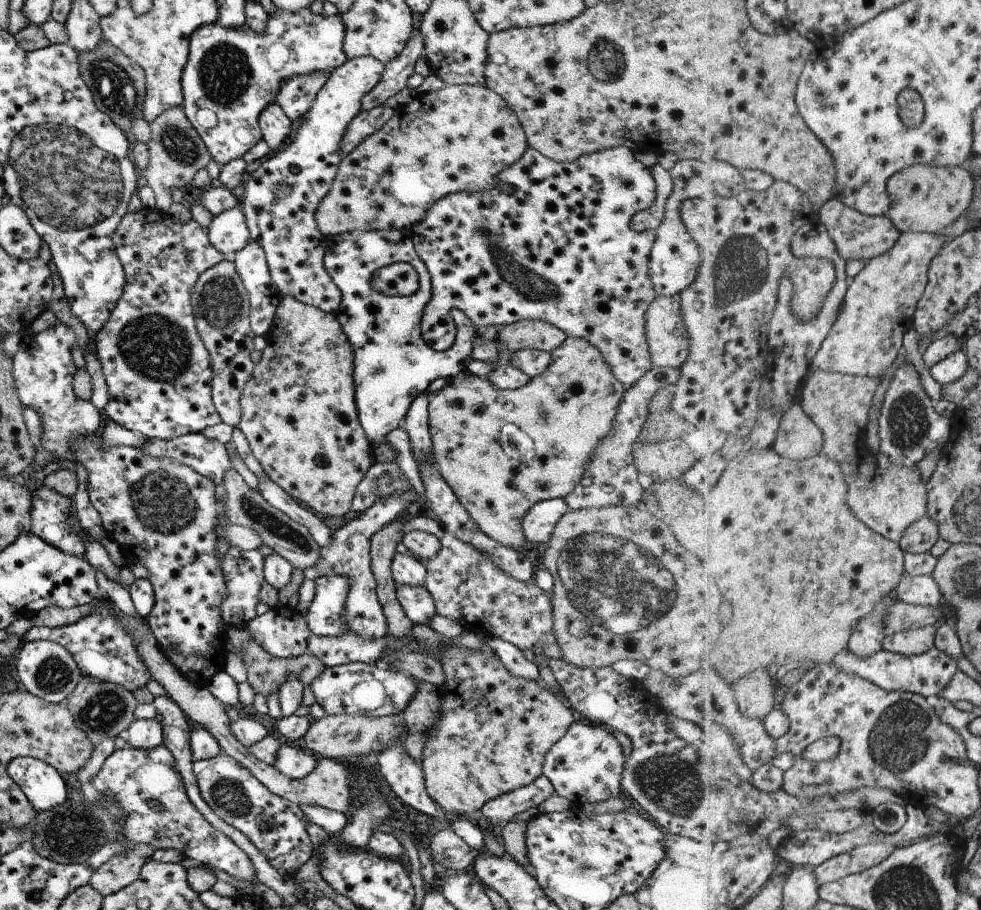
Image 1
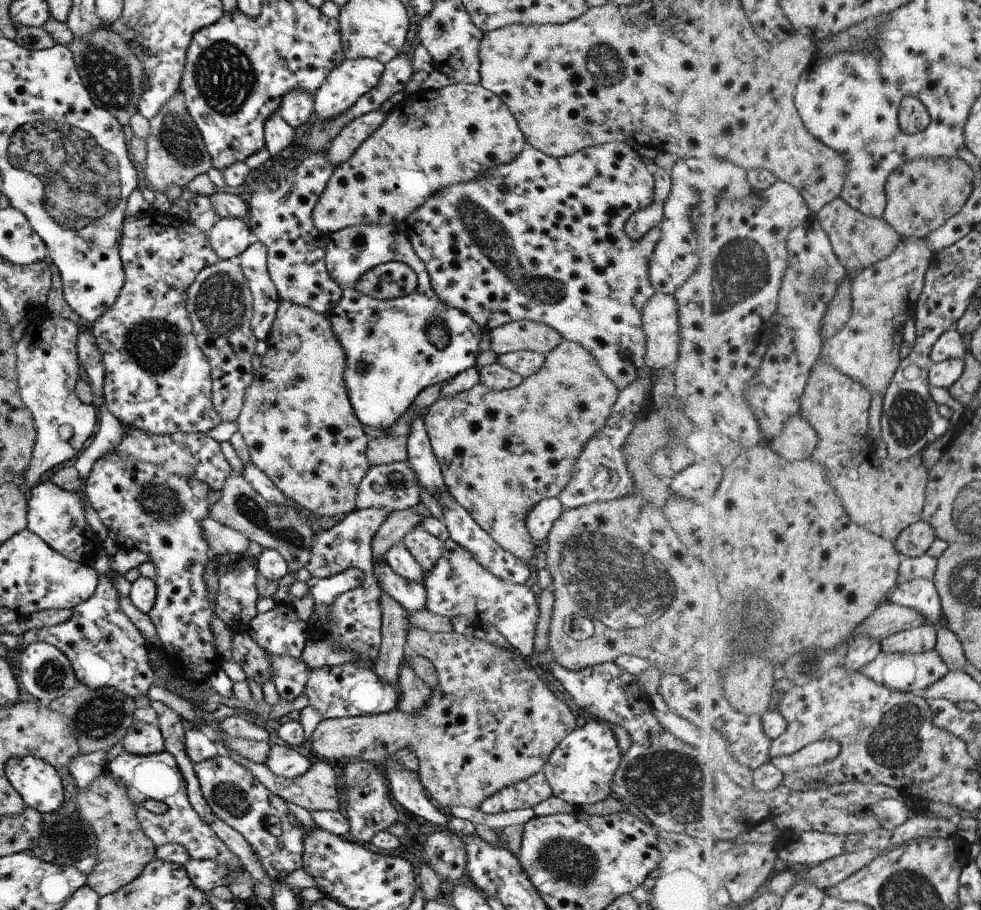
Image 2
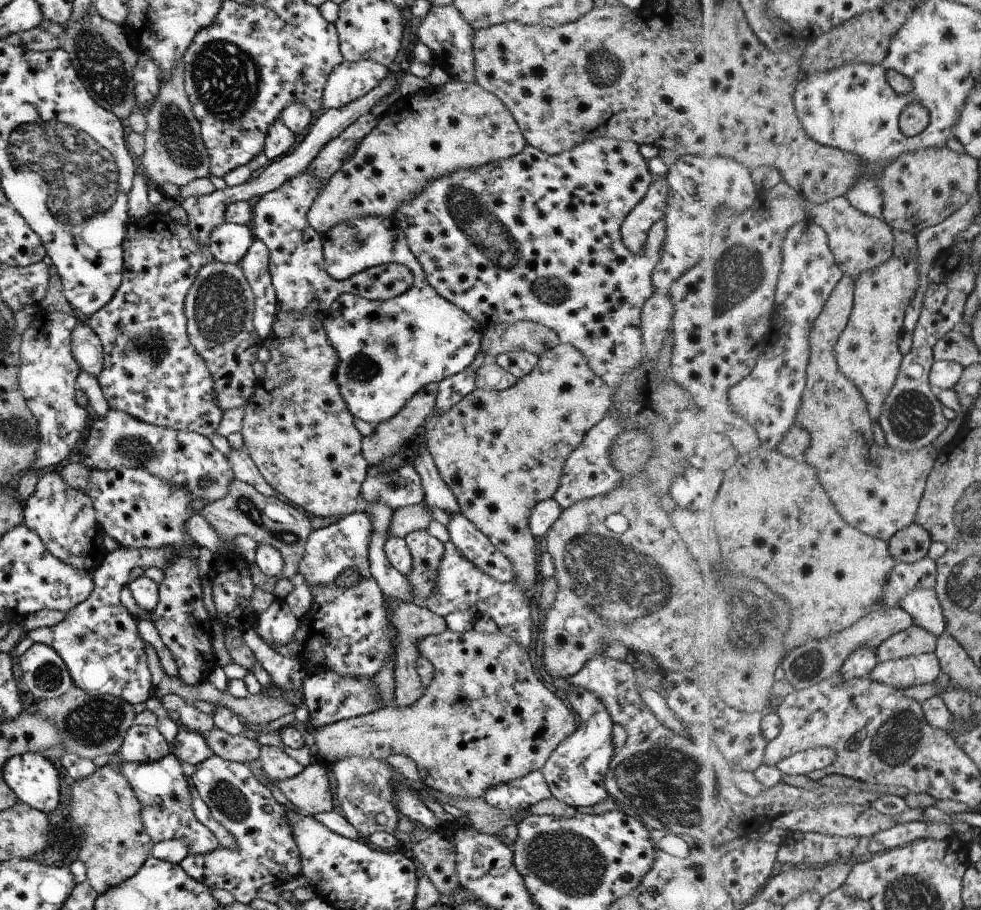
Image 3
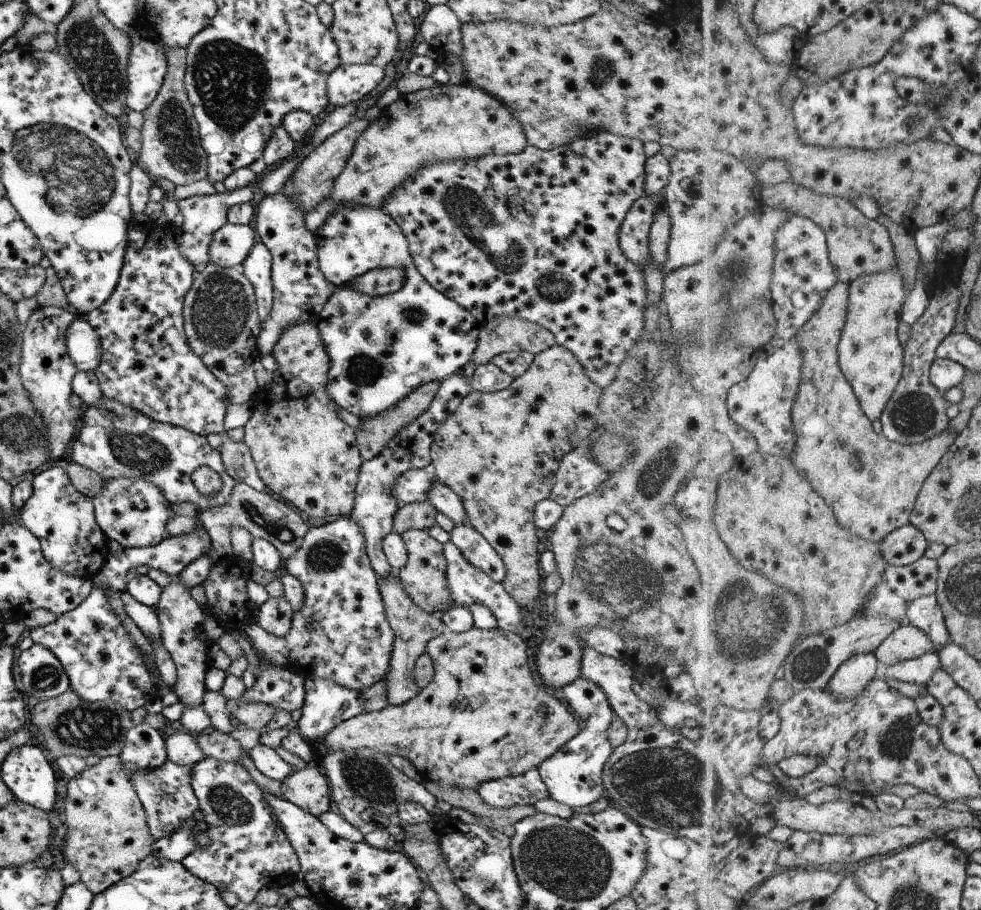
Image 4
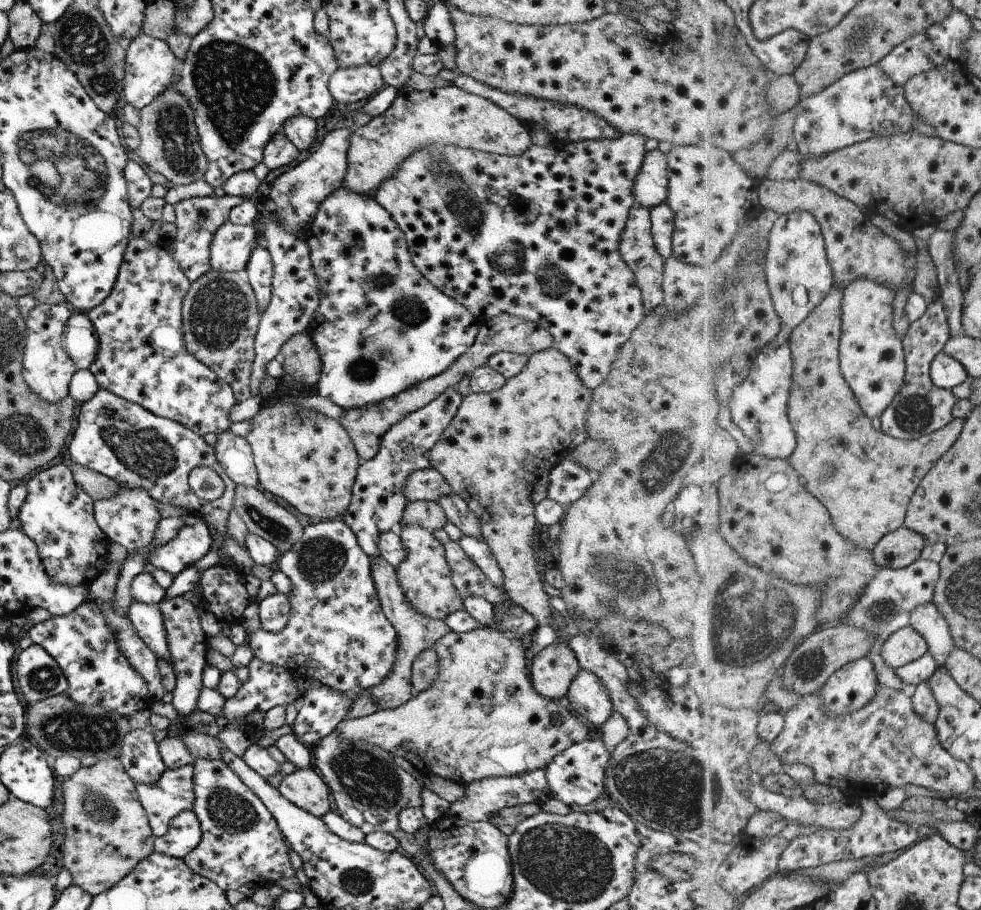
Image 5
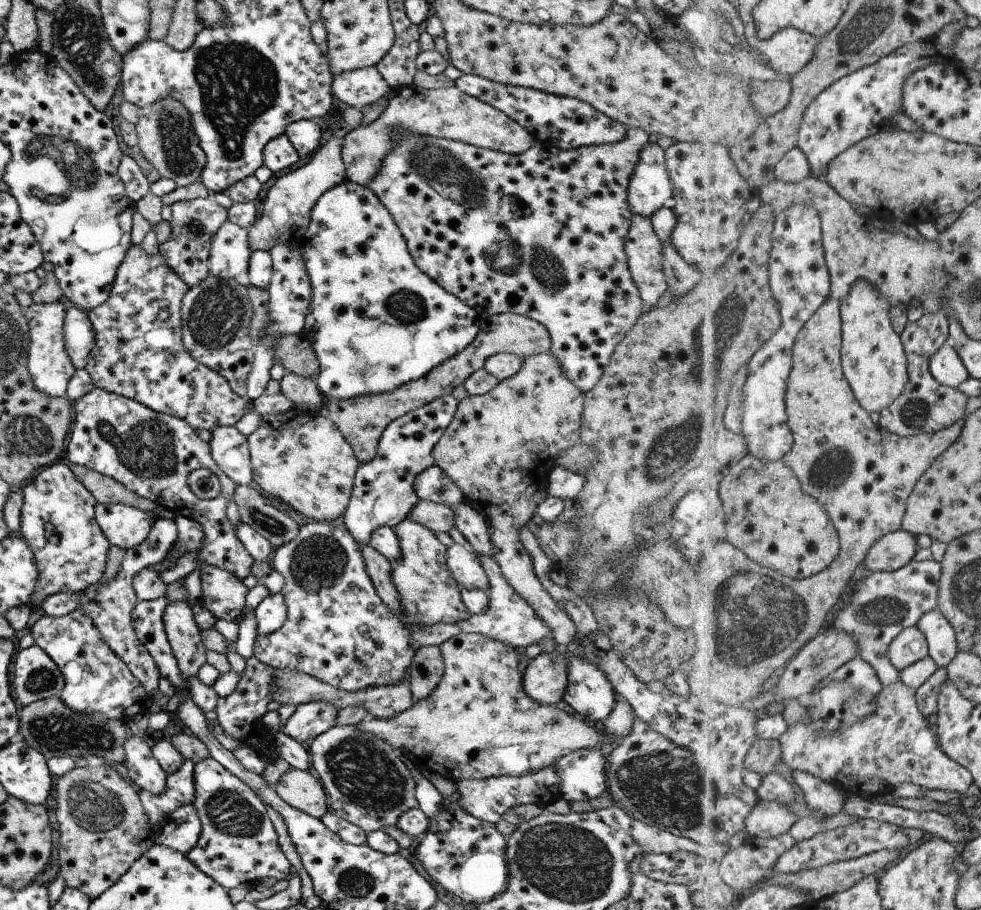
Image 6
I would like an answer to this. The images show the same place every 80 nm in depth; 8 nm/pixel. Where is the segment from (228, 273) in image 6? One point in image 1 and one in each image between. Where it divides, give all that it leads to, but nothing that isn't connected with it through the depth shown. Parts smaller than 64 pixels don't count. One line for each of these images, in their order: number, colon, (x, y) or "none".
1: (227, 232)
2: (228, 237)
3: (227, 243)
4: (229, 245)
5: (230, 246)

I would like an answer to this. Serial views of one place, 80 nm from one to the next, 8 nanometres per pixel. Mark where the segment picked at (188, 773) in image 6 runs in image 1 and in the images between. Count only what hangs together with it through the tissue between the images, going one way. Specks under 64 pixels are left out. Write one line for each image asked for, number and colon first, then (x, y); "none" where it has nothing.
1: (142, 782)
2: (155, 777)
3: (162, 790)
4: (165, 793)
5: (172, 792)

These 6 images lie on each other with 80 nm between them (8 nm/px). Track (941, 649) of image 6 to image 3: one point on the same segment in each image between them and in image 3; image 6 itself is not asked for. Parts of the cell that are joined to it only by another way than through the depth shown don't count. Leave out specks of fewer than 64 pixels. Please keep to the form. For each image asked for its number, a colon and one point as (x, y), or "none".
3: (924, 606)
4: (925, 613)
5: (927, 619)

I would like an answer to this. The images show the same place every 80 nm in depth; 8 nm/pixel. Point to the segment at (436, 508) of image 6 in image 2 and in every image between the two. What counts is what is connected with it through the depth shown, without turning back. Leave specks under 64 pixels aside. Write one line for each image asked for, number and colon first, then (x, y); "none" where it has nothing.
2: (397, 524)
3: (405, 519)
4: (417, 515)
5: (428, 514)

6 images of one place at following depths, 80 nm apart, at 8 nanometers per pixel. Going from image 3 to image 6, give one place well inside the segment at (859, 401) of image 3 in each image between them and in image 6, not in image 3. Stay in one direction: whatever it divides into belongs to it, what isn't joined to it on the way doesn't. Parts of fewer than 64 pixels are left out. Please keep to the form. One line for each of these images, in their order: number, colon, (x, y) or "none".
4: (872, 485)
5: (866, 478)
6: (863, 475)

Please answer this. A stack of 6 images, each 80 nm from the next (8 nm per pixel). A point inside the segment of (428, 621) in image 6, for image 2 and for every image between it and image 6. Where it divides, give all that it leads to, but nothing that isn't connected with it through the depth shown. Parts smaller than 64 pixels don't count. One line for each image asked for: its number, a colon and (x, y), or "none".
2: (425, 548)
3: (425, 551)
4: (423, 577)
5: (423, 575)

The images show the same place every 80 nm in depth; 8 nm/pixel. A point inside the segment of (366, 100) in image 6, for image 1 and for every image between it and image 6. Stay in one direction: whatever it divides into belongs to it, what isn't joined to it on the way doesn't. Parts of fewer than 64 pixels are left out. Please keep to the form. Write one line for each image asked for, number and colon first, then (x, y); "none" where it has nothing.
1: (284, 227)
2: (345, 83)
3: (347, 81)
4: (347, 83)
5: (346, 85)

